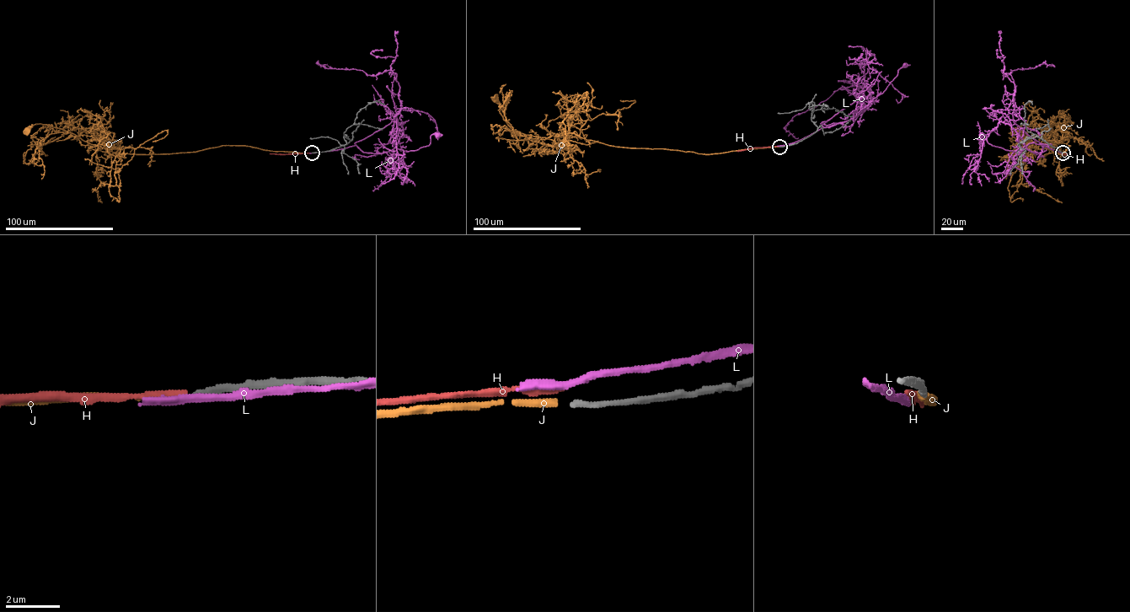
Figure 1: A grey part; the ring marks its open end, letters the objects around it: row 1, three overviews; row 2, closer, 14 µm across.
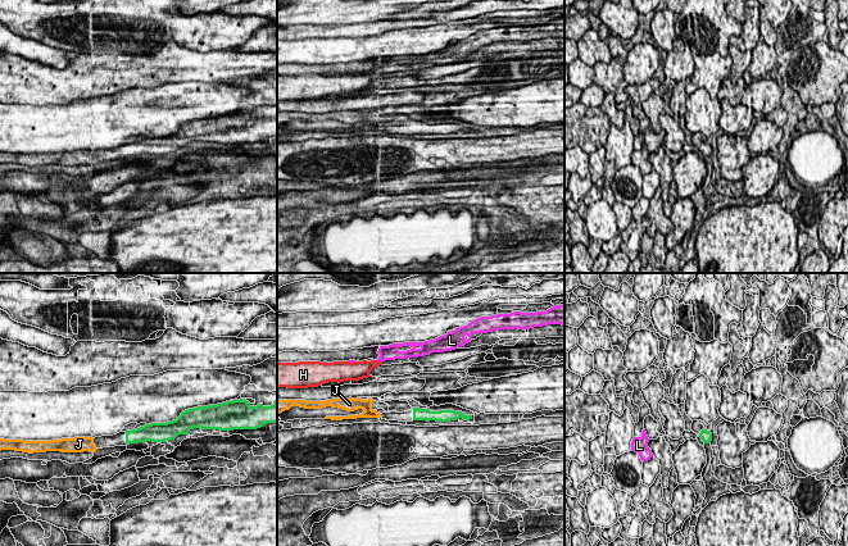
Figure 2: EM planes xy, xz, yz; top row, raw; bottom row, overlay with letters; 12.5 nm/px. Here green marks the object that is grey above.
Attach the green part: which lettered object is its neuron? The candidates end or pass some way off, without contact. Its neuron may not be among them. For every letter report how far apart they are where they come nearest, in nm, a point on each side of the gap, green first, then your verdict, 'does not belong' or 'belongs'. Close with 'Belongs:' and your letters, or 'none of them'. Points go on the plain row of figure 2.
H: gap 650 nm; span xz (413, 121), (371, 89); does not belong
J: gap 380 nm; span xy (126, 155), (96, 162); belongs
L: gap 650 nm; span yz (699, 149), (651, 163); does not belong
Belongs: J

